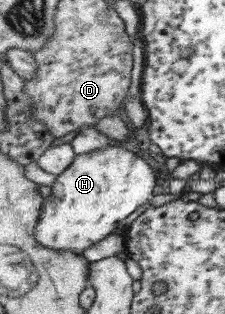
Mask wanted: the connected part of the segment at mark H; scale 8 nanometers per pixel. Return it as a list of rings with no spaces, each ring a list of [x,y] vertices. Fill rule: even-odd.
[[[110,142],[103,149],[75,155],[70,165],[56,176],[50,187],[51,193],[40,207],[40,215],[34,227],[34,240],[39,245],[55,251],[72,251],[80,255],[92,243],[112,234],[121,219],[136,211],[144,203],[149,203],[156,185],[154,185],[154,173],[144,159]]]

